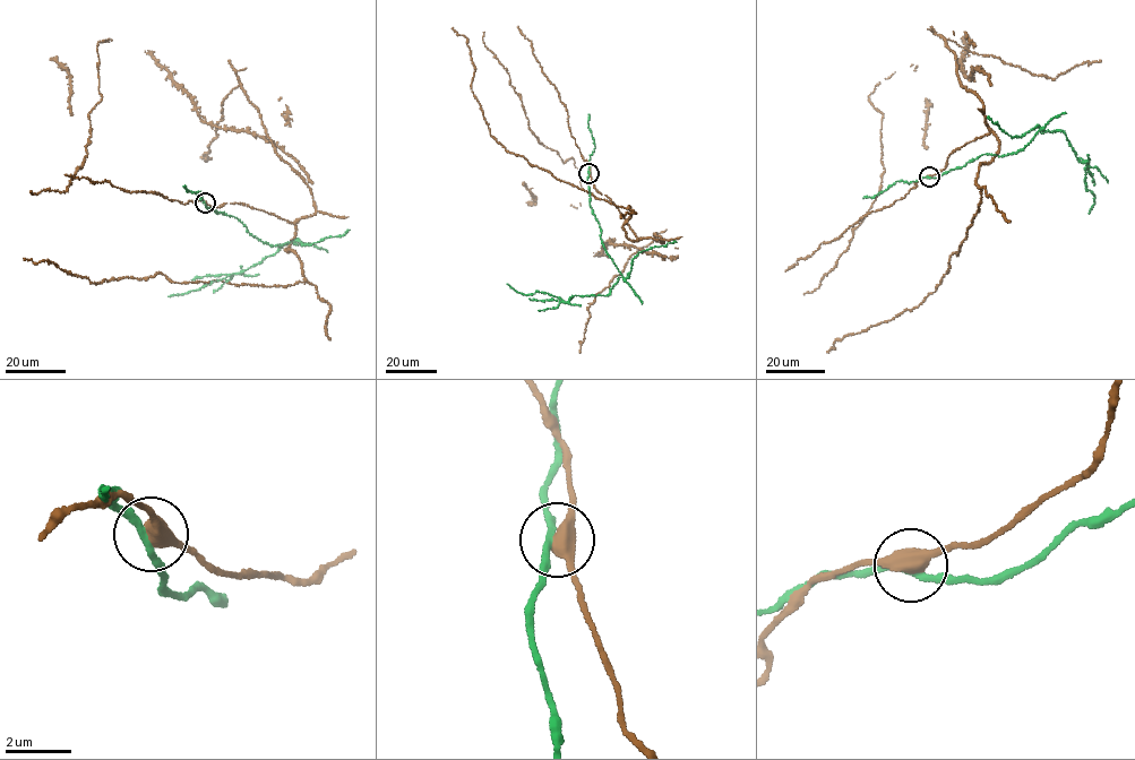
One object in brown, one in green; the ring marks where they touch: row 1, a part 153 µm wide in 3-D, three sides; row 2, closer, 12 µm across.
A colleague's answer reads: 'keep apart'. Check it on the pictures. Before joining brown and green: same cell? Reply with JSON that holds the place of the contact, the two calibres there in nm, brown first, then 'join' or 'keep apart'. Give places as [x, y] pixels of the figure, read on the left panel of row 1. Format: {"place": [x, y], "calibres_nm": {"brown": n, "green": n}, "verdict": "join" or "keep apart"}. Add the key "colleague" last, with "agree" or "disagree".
{"place": [205, 203], "calibres_nm": {"brown": 460, "green": 190}, "verdict": "keep apart", "colleague": "agree"}

